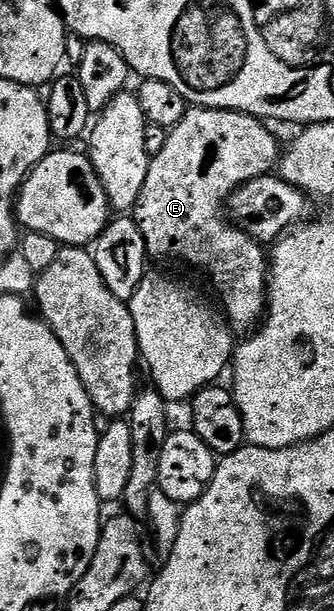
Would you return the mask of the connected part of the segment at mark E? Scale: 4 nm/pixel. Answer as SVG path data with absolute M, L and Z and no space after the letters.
M205 106L188 109L184 119L168 131L166 148L150 159L146 184L142 184L134 211L142 240L146 240L149 259L185 258L190 265L205 270L224 301L223 313L228 325L240 336L255 331L265 317L270 262L261 243L232 225L226 207L229 196L244 182L277 169L282 146L264 126L267 125L261 119L239 114L236 110L208 110Z

